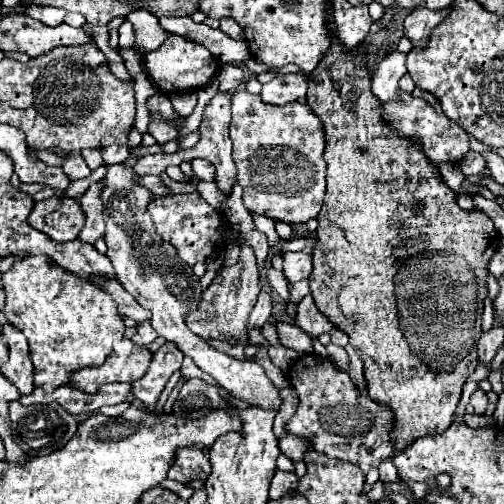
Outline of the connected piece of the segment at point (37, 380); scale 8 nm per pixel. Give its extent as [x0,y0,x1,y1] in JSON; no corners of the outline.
[2,262,126,392]

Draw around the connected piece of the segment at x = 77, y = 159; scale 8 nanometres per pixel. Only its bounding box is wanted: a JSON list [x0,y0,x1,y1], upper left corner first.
[54,152,90,180]

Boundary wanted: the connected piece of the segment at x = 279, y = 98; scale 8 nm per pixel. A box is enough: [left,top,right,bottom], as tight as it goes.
[262,74,306,106]

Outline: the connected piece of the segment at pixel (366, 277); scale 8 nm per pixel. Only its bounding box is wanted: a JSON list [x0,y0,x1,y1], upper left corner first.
[308,36,500,452]

